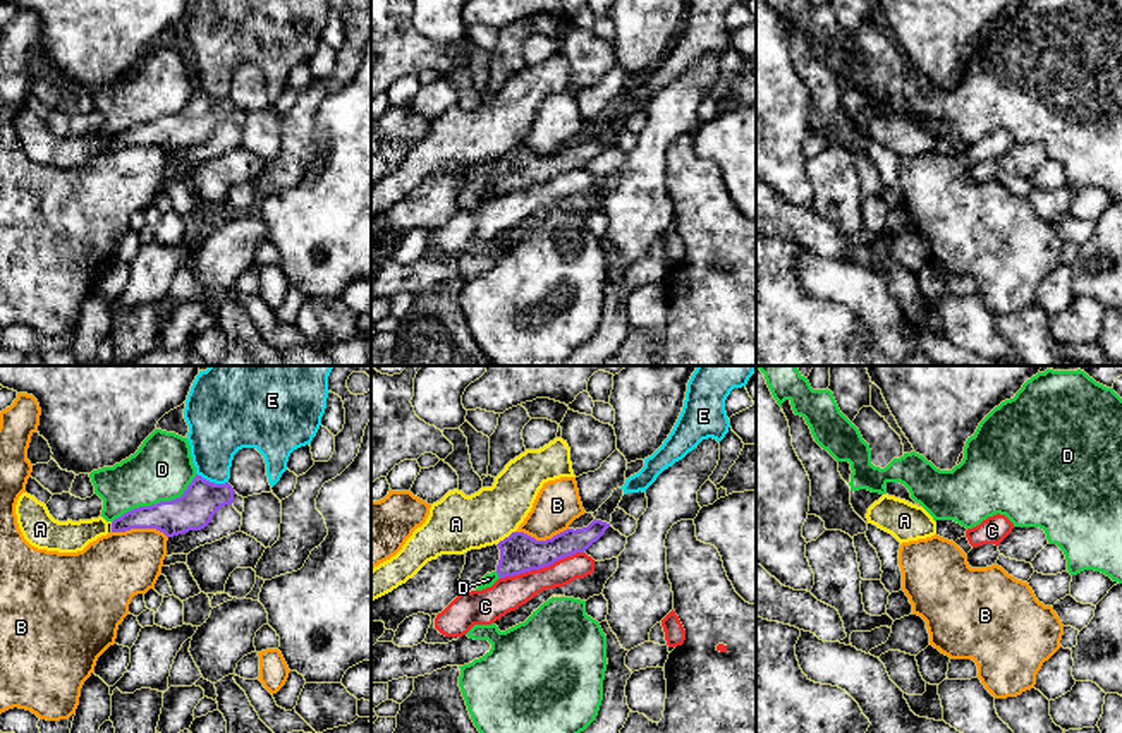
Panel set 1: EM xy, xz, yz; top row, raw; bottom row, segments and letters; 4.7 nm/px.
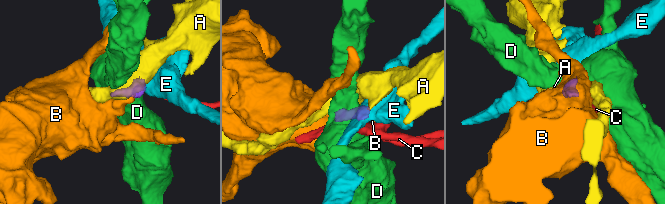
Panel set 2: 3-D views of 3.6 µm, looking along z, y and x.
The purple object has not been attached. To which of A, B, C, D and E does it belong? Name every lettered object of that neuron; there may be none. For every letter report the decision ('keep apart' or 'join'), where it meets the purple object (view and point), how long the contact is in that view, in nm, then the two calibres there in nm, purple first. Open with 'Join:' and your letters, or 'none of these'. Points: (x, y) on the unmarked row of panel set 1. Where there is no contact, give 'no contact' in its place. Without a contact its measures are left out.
Join: none of these
A: keep apart | xz (506, 153) | 110 nm | 190/280 nm
B: keep apart | xy (140, 143) | 260 nm | 170/320 nm
C: keep apart | xz (542, 182) | 420 nm | 190/160 nm
D: keep apart | xy (157, 119) | 460 nm | 180/280 nm
E: keep apart | xy (212, 98) | 160 nm | 180/280 nm

